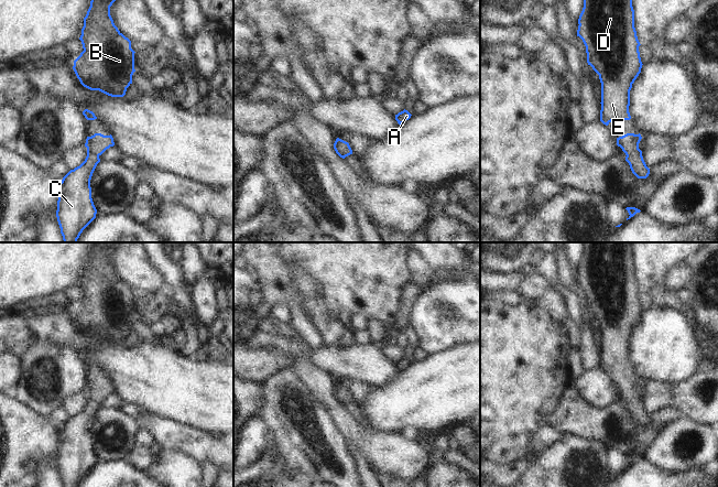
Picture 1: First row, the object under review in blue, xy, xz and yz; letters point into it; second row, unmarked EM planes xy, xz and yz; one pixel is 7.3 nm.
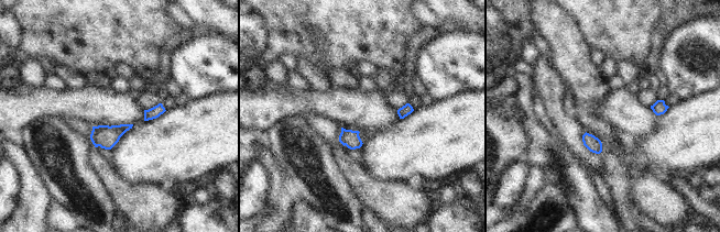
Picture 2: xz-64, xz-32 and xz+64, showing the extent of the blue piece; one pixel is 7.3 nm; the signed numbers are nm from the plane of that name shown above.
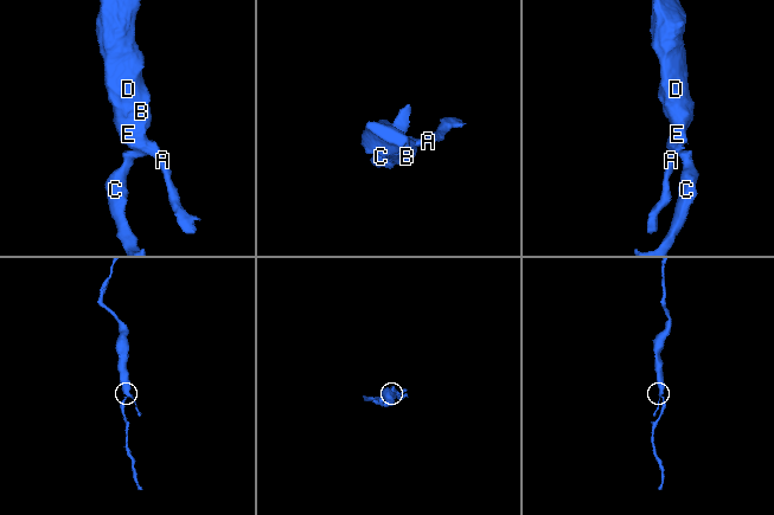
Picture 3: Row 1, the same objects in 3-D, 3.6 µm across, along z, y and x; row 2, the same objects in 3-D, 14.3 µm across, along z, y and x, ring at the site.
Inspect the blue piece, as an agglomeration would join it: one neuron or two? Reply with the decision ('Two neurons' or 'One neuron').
One neuron.

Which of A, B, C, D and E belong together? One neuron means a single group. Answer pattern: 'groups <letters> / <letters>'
groups A B C D E

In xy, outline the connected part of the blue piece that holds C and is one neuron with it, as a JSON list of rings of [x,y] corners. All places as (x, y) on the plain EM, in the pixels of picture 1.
[[[95,380],[87,383],[85,408],[70,416],[59,430],[56,464],[63,487],[77,487],[96,465],[97,456],[91,445],[90,426],[100,409],[99,403],[113,392],[111,381]]]

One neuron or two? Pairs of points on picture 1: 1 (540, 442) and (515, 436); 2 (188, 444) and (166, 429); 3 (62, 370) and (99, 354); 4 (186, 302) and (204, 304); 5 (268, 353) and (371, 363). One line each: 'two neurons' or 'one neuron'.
1: two neurons
2: one neuron
3: two neurons
4: two neurons
5: one neuron

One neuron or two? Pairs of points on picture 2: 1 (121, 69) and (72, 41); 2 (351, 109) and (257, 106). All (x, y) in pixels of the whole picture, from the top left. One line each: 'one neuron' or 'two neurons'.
1: two neurons
2: one neuron

